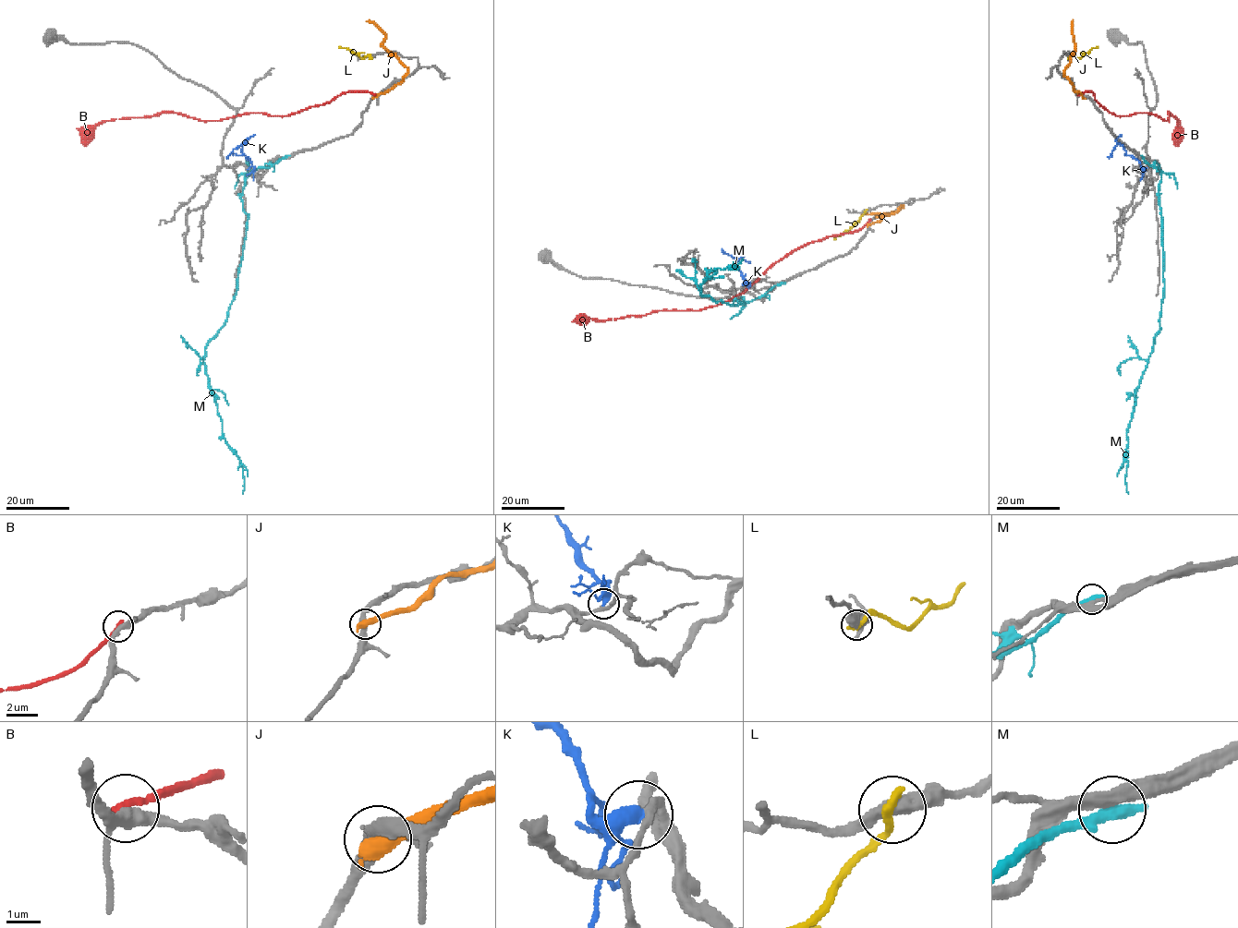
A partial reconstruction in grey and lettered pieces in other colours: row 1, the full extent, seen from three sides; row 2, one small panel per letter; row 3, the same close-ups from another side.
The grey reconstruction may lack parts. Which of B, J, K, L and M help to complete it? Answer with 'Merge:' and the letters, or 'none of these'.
Merge: K

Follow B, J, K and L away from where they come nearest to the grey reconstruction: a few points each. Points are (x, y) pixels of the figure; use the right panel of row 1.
B: (1078, 94), (1092, 91), (1117, 116), (1149, 113), (1164, 121), (1169, 112), (1179, 120), (1179, 144)
J: (1083, 96), (1073, 89), (1064, 74), (1075, 44), (1073, 20)
K: (1146, 168), (1127, 155), (1121, 145), (1118, 144), (1111, 155), (1108, 156)
L: (1069, 57), (1072, 55), (1081, 57), (1098, 46)

